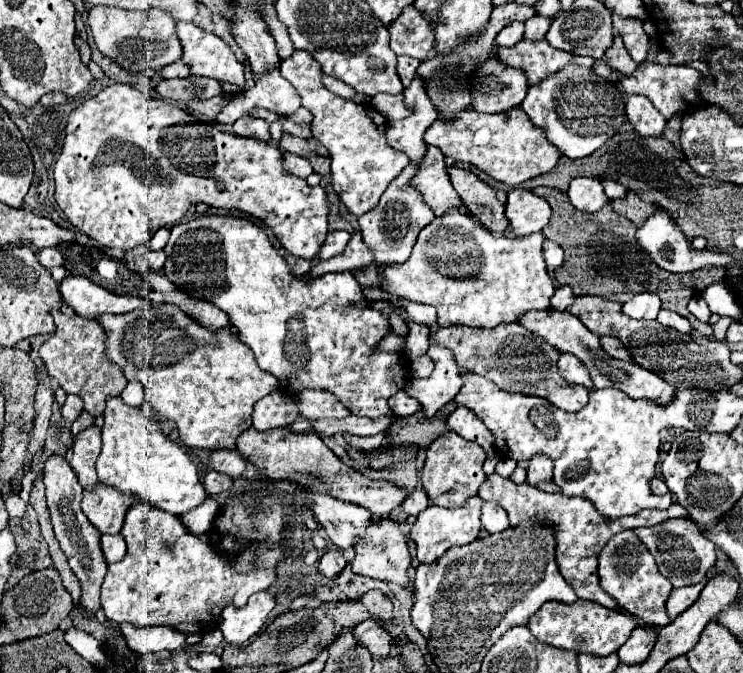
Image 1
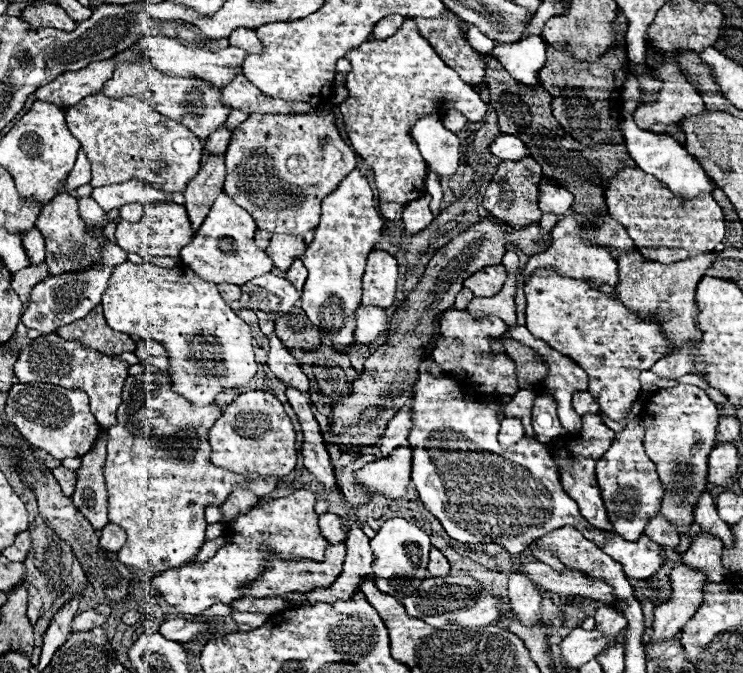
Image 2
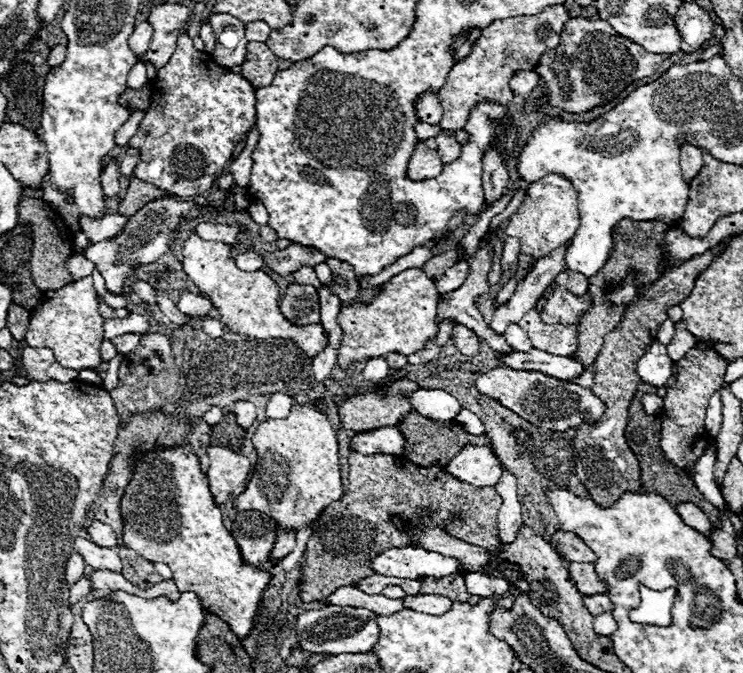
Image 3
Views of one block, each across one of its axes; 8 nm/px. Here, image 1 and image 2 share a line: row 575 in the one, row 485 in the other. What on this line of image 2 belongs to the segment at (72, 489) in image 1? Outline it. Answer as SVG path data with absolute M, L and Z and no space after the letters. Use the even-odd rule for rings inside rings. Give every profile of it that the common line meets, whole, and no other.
M100 430L92 450L82 456L82 464L76 470L76 490L72 494L72 502L96 530L102 530L108 524L108 494L102 476L106 464L106 442L108 432Z

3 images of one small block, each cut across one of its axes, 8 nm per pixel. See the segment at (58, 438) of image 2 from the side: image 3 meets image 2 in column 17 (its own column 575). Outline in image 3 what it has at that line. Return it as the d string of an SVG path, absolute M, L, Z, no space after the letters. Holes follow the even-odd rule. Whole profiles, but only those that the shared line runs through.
M494 368L482 374L474 382L474 386L478 388L478 392L502 402L506 408L514 410L530 424L554 432L566 432L568 428L578 428L582 422L596 422L606 408L604 402L598 396L594 396L592 390L586 390L578 384L570 384L540 372Z

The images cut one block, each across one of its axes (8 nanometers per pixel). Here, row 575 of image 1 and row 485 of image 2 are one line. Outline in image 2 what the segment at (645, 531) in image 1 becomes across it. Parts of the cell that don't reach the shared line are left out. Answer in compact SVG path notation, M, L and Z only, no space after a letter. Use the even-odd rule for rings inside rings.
M678 384L674 388L658 390L652 396L652 406L650 406L650 402L644 404L644 408L640 412L640 420L644 422L644 428L646 428L646 432L644 432L646 454L656 464L660 482L664 484L664 490L666 490L660 512L664 514L664 518L668 518L668 522L676 528L678 534L688 534L692 524L694 524L694 508L696 508L702 492L706 490L706 484L708 484L708 480L706 480L708 478L708 456L716 444L718 406L698 386Z

